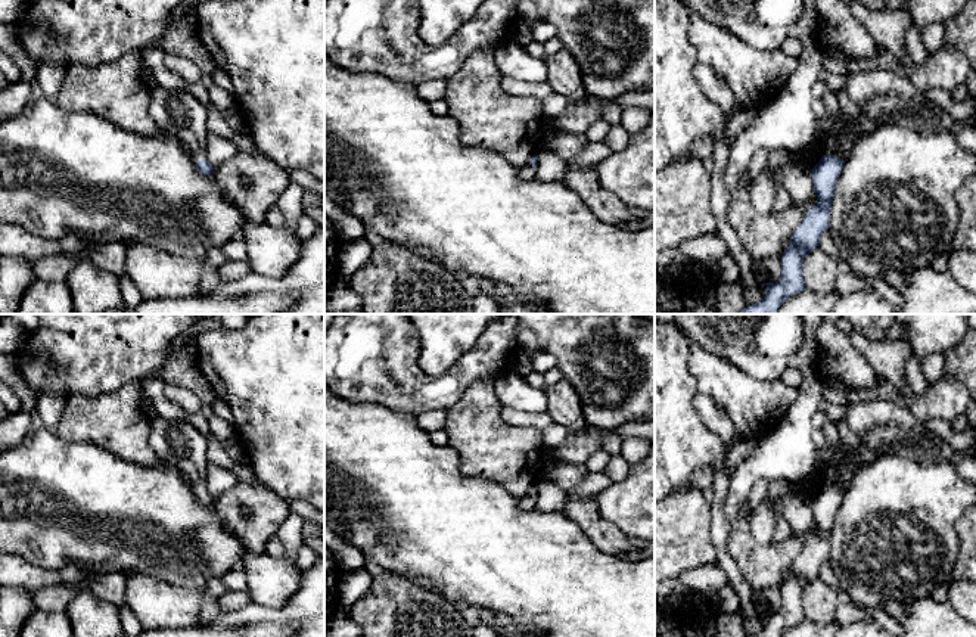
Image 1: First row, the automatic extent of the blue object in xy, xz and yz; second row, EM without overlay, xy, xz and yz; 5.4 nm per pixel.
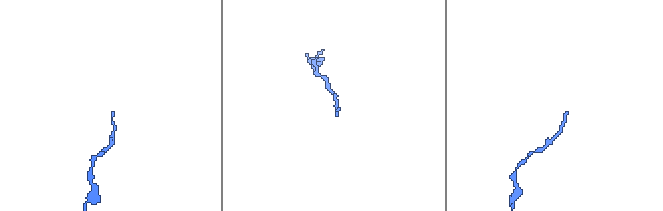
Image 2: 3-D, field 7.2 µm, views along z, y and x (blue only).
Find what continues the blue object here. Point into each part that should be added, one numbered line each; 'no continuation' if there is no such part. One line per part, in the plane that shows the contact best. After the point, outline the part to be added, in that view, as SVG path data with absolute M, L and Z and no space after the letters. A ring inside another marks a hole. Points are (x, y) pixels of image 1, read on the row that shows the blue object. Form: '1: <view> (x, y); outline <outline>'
1: xy (183, 115); outline M156 86L150 90L149 114L158 127L167 128L189 147L193 164L208 159L208 112L196 97L187 91Z

